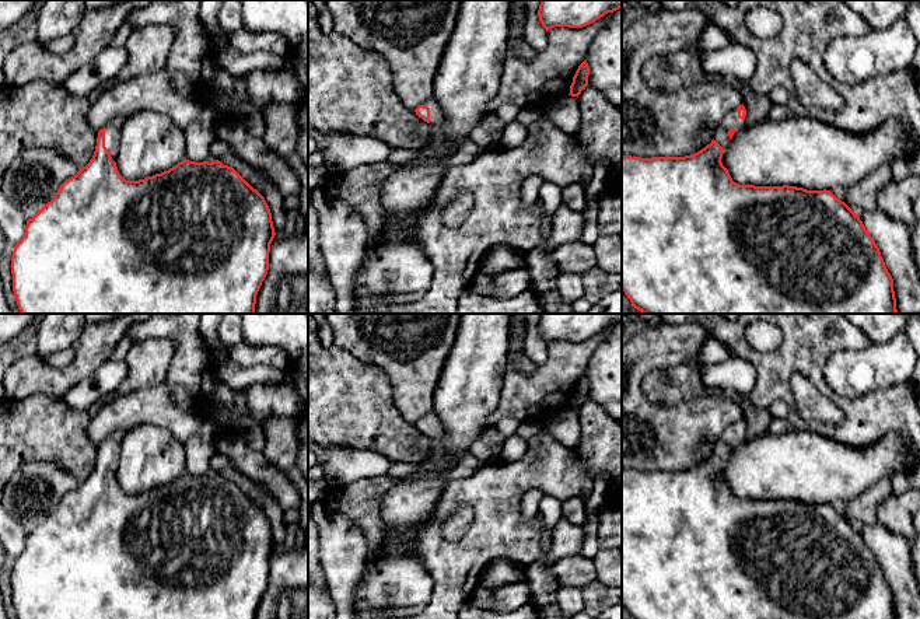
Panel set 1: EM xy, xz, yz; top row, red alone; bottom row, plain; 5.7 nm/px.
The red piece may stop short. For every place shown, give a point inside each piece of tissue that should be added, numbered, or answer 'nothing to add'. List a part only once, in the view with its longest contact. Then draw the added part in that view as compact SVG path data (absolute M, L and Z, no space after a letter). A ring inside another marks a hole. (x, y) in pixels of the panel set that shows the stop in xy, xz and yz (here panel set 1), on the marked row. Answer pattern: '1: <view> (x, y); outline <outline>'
1: xy (112, 130); outline M116 116L113 118L104 129L105 129L105 147L111 153L112 161L116 160L118 144L120 139L120 127L126 118Z

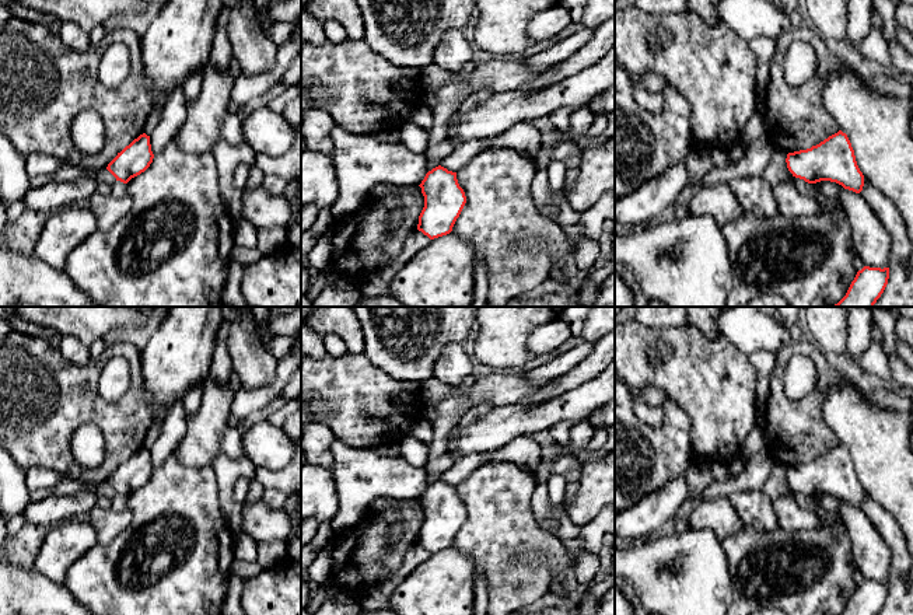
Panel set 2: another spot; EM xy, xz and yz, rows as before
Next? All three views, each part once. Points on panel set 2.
nothing to add

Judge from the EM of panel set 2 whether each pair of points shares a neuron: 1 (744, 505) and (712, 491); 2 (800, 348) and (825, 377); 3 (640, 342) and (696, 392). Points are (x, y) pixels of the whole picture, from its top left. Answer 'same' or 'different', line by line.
1: different
2: same
3: same

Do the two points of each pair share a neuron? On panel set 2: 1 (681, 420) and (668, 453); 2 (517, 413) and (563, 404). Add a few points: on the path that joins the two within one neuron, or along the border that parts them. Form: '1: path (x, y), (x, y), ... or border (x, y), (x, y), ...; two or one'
1: path (675, 429), (668, 444); one
2: path (528, 413), (552, 412); one

